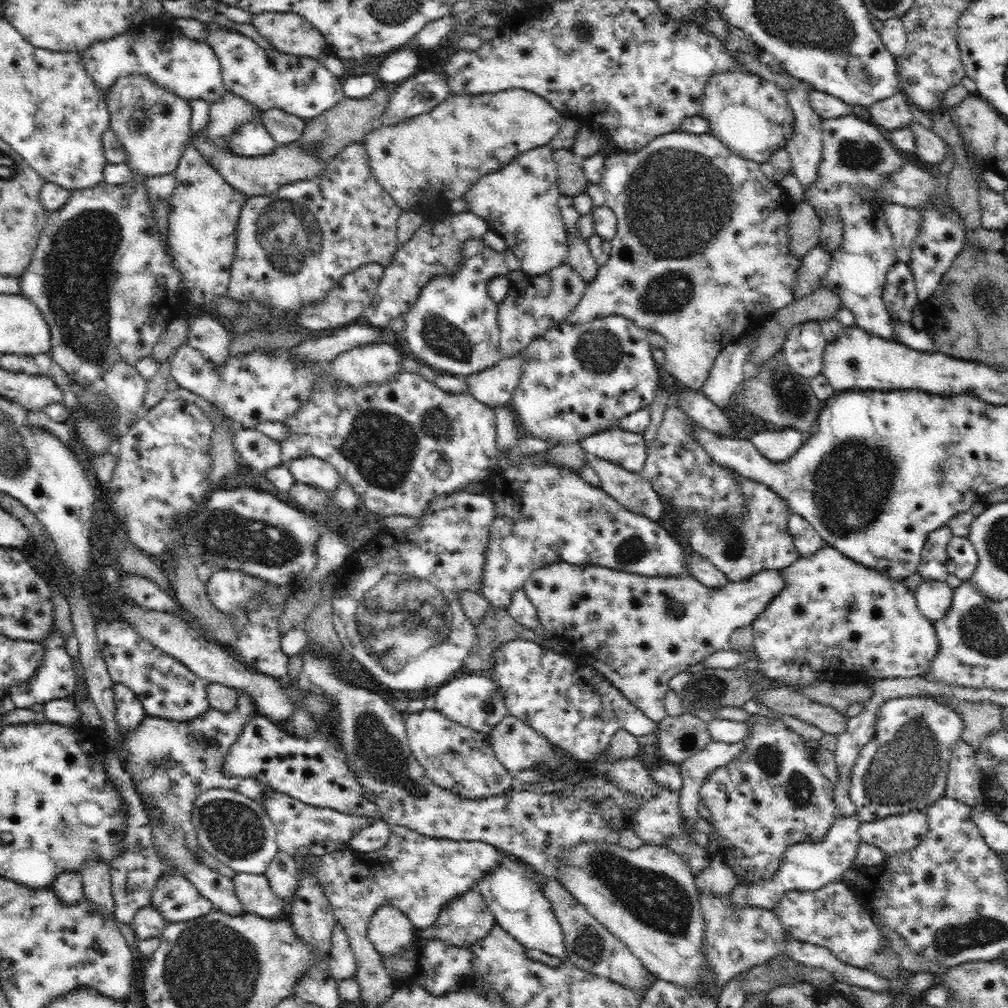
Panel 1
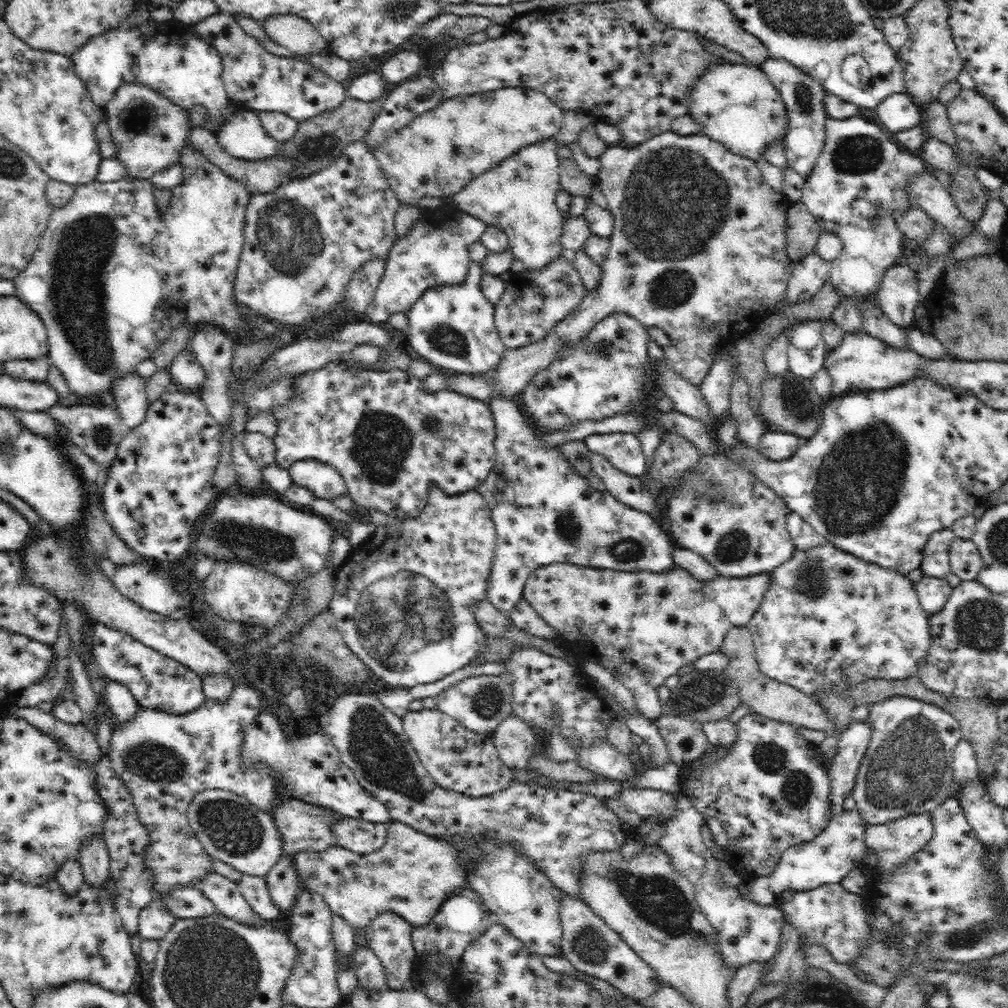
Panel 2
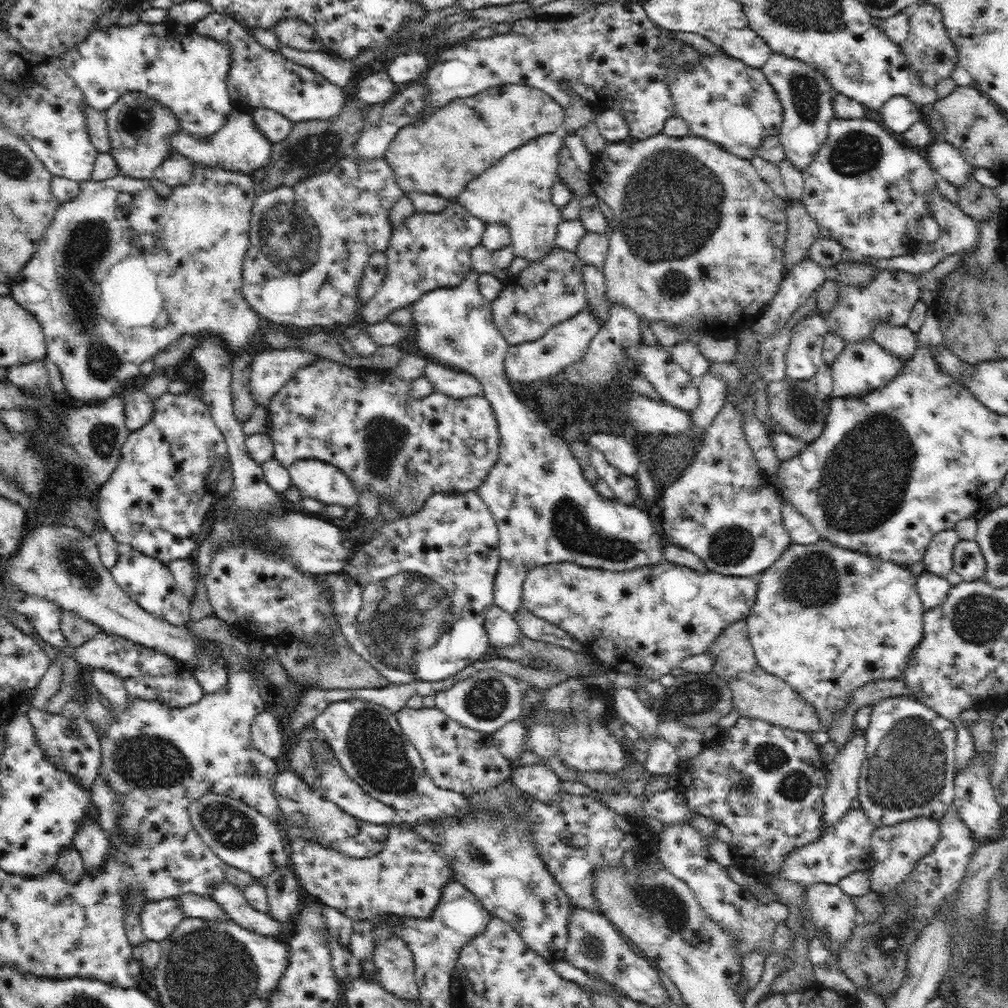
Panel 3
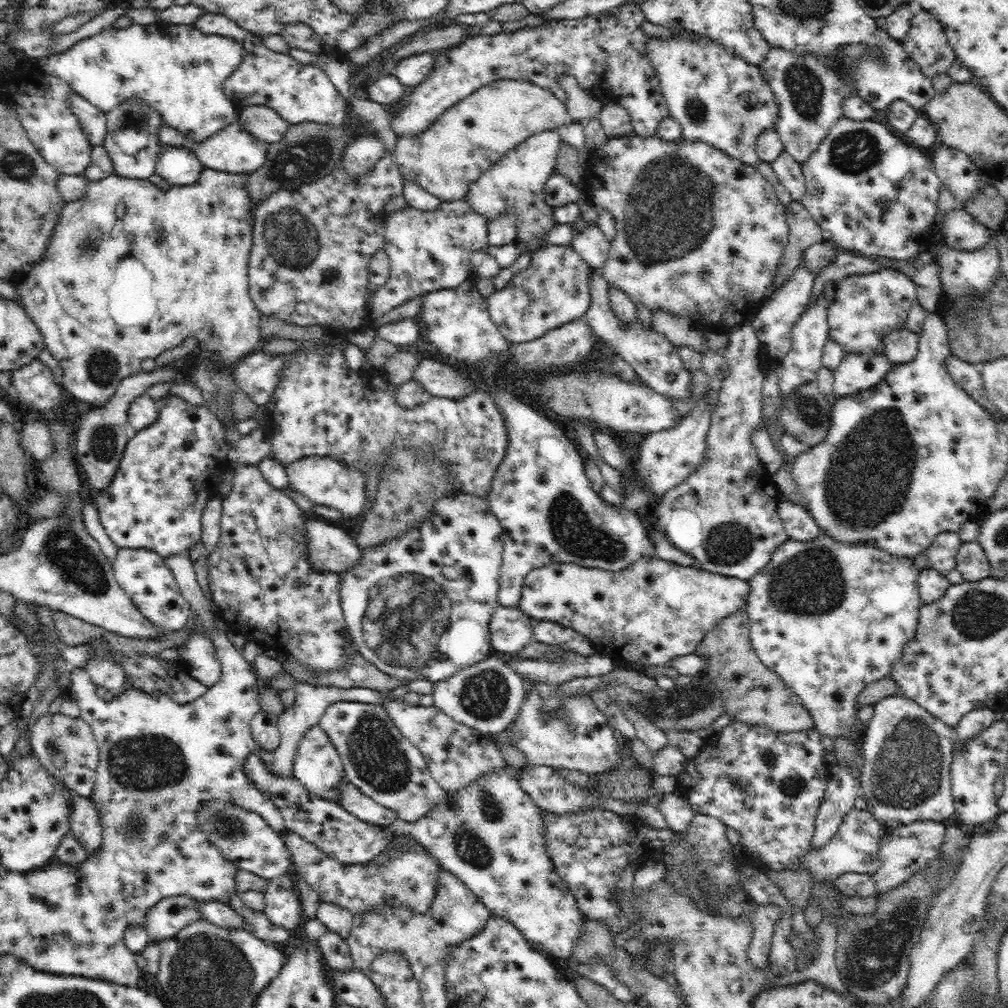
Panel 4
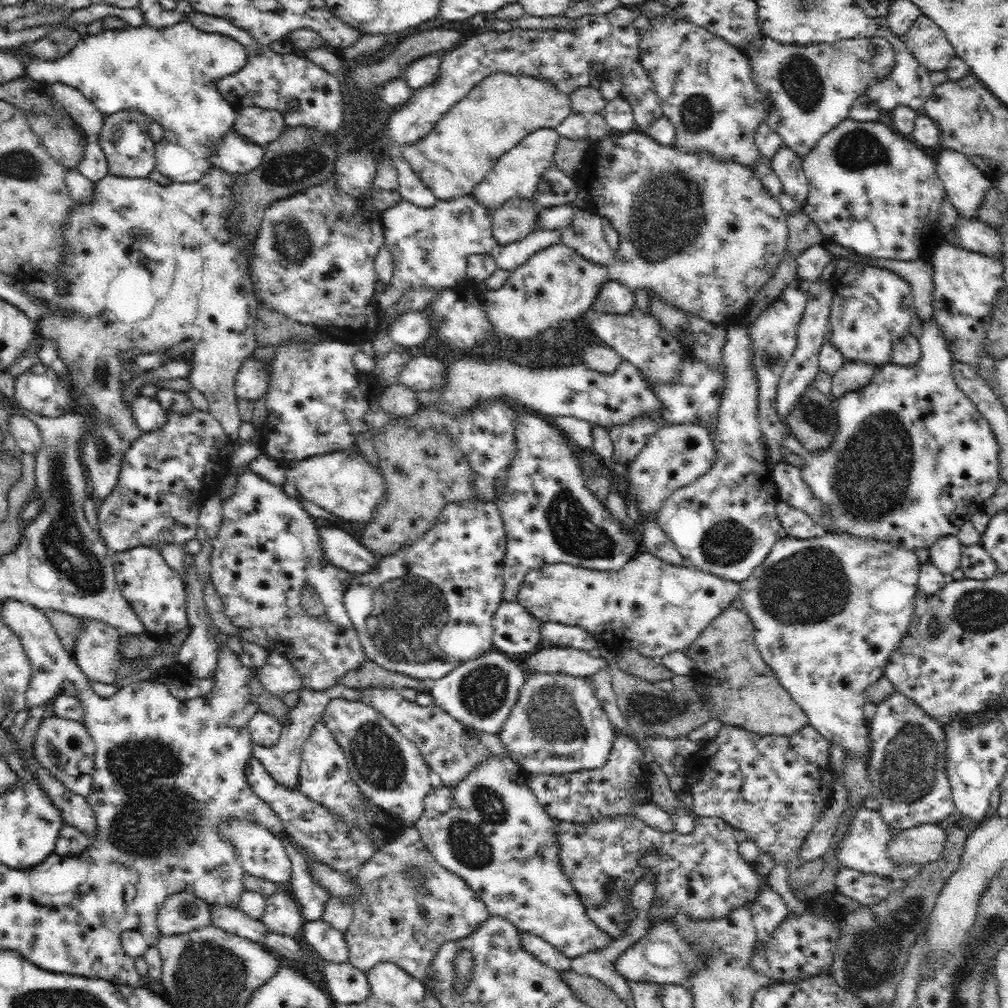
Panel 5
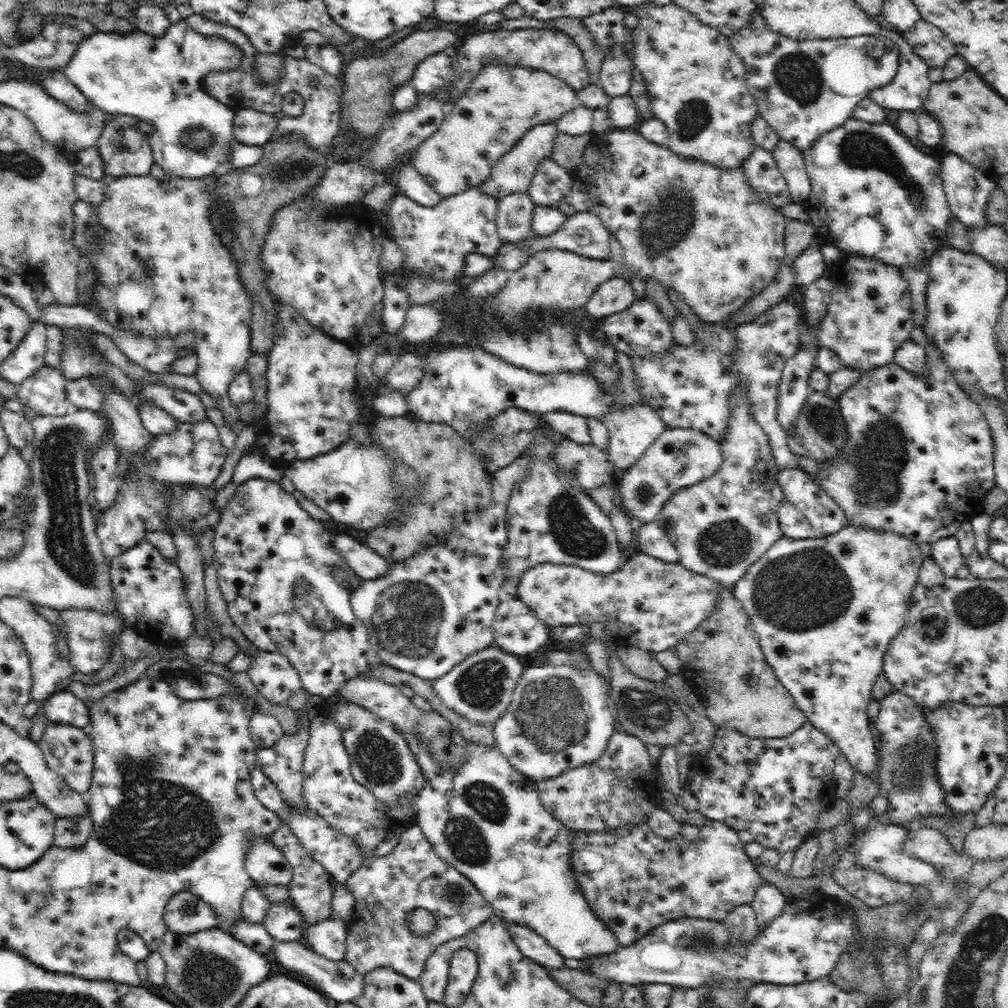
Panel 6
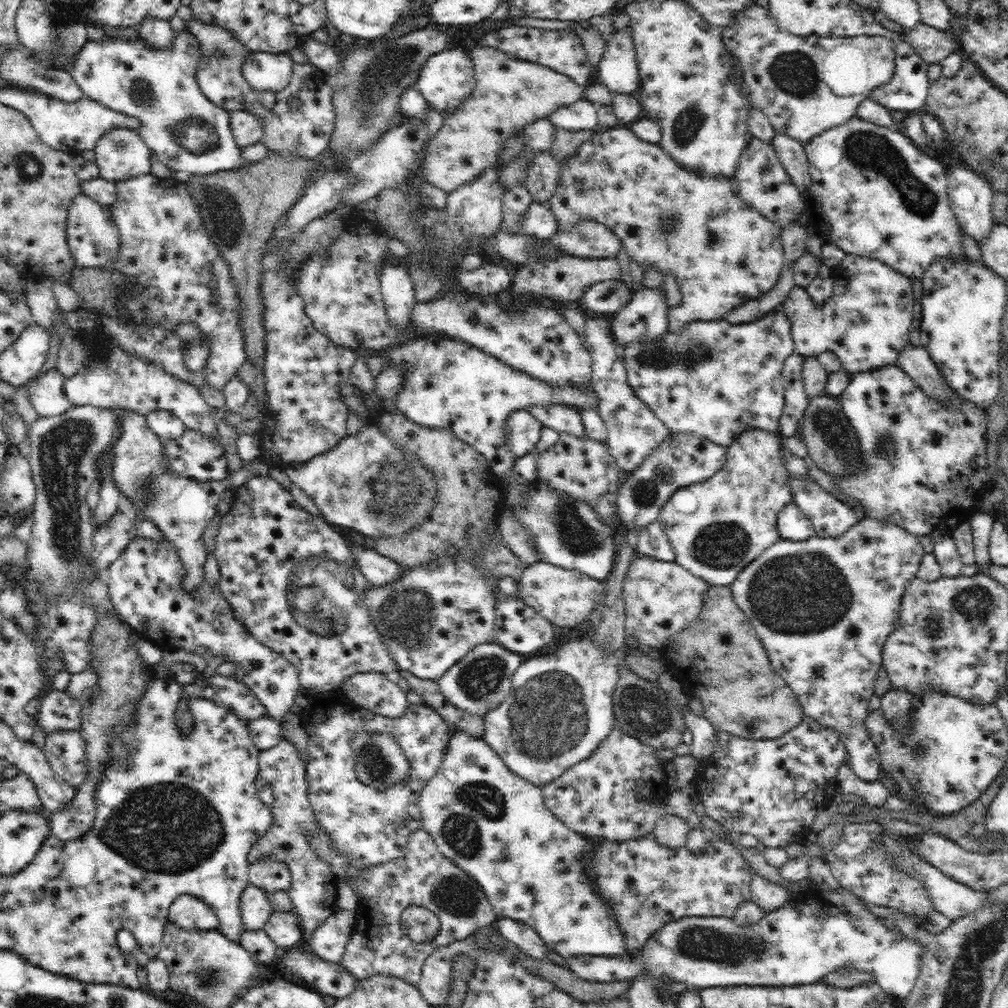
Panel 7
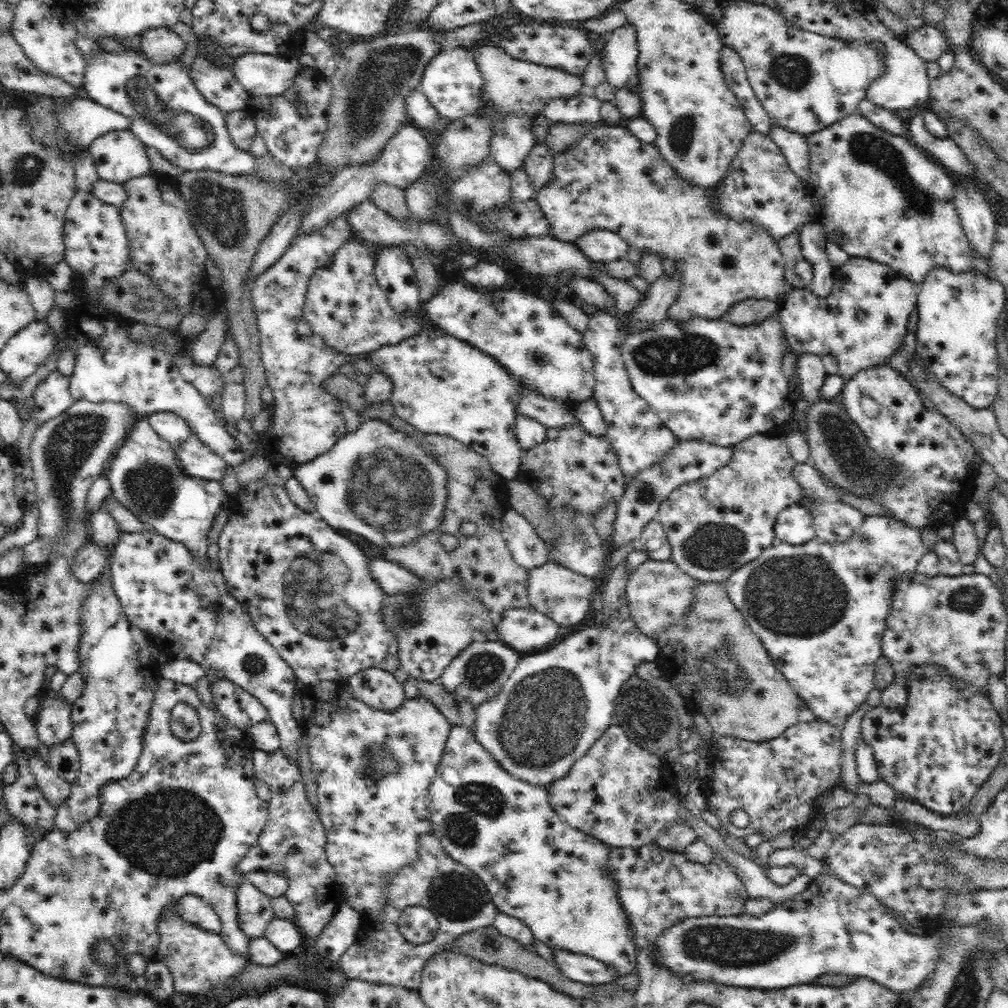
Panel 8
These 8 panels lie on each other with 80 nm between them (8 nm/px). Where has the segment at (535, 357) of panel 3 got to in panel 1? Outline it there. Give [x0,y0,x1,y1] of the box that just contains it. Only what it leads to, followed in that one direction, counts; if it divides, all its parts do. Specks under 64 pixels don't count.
[464,130,801,408]

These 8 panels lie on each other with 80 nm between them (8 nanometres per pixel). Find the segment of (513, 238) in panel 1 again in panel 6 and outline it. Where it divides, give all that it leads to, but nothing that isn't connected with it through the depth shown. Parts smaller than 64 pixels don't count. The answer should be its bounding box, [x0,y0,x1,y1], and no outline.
[481,123,559,200]

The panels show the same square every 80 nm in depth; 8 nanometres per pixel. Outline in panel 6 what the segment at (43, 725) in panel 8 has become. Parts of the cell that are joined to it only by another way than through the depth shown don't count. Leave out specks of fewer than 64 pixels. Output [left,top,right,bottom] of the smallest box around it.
[39,690,89,730]

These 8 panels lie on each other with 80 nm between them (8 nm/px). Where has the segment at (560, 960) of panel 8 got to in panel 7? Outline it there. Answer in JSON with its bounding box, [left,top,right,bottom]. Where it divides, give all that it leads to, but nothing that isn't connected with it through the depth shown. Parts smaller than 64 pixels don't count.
[566,883,924,1002]

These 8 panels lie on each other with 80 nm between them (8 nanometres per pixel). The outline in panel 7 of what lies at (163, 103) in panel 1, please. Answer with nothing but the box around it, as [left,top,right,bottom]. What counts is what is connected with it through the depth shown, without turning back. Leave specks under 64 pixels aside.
[94,129,151,181]

